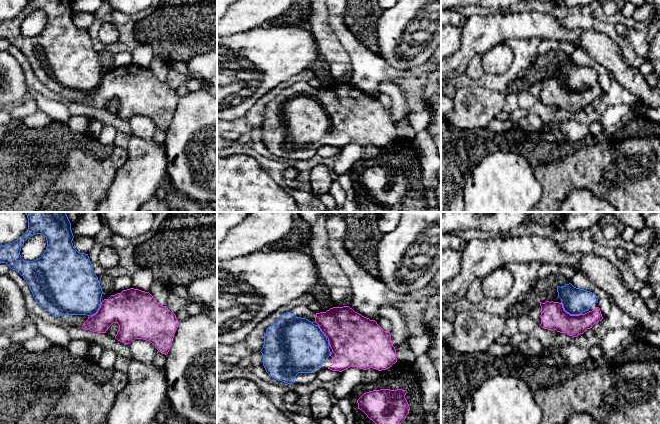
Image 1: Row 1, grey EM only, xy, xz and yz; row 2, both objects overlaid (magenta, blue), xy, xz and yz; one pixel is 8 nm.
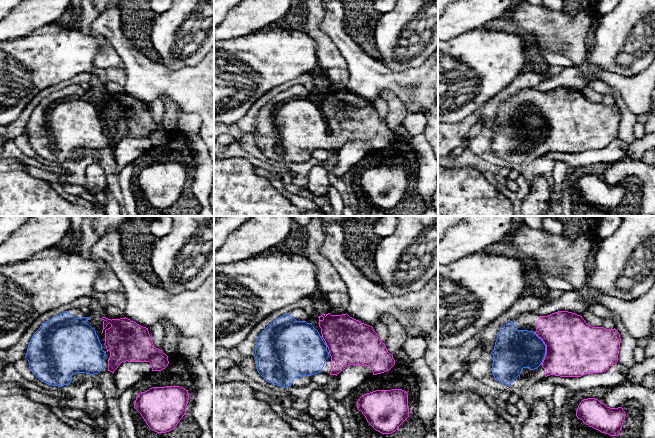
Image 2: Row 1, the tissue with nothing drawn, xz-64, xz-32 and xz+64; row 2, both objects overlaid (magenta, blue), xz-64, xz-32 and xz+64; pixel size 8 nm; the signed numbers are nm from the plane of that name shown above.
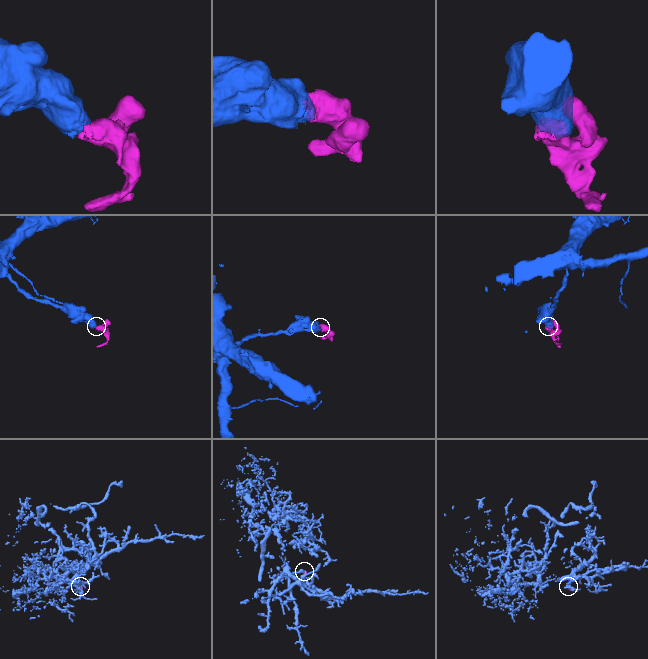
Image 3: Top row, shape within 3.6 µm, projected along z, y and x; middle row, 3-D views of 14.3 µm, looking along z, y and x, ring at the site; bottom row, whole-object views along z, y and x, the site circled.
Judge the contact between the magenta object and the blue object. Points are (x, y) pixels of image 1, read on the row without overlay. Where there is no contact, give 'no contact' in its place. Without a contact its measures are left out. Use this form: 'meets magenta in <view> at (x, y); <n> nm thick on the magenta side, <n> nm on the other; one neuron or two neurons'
meets magenta in yz at (569, 90); 200 nm thick on the magenta side, 220 nm on the other; one neuron

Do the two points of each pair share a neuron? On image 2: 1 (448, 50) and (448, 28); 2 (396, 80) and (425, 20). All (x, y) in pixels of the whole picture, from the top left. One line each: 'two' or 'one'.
1: two
2: two

